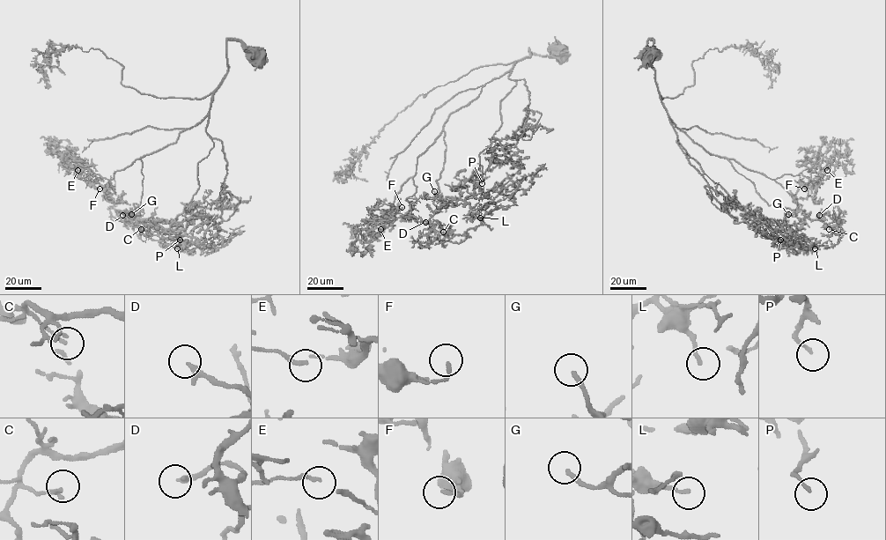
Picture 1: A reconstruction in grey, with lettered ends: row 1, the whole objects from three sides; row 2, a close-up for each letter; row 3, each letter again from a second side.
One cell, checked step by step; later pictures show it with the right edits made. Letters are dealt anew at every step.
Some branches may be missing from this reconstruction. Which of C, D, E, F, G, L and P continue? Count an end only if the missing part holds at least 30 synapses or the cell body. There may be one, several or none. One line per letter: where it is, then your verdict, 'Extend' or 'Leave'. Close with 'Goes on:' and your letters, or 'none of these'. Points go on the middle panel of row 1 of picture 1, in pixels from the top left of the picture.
C: Place: (443, 232). Leave
D: Place: (425, 222). Extend
E: Place: (380, 229). Leave
F: Place: (402, 207). Leave
G: Place: (434, 191). Extend
L: Place: (480, 218). Leave
P: Place: (482, 183). Extend
Goes on: D, G, P

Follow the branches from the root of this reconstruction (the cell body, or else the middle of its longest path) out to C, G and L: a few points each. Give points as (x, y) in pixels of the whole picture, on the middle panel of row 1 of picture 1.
C: (559, 49), (538, 55), (529, 48), (529, 57), (449, 115), (436, 181), (438, 212), (429, 220), (443, 232)
G: (559, 49), (538, 55), (529, 48), (529, 57), (449, 115), (435, 199), (434, 191)
L: (559, 49), (529, 48), (512, 68), (501, 126), (464, 185), (480, 218)

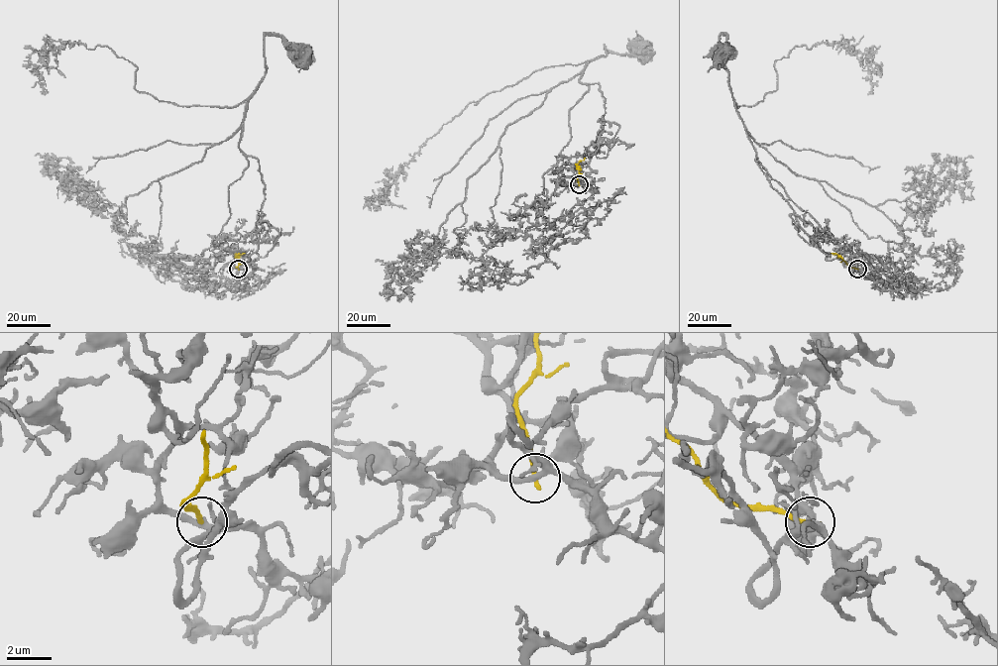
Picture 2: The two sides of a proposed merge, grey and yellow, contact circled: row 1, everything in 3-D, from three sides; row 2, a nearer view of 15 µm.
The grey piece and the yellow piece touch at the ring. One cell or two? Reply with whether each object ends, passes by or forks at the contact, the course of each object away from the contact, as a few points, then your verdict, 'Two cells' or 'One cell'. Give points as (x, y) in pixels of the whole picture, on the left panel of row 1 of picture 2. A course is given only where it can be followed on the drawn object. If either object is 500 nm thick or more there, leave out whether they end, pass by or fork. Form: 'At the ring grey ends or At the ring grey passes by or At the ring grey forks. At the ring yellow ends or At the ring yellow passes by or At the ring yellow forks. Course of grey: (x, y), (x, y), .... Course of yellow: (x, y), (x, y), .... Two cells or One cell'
At the ring grey forks. At the ring yellow ends. Course of grey: (238, 269), (216, 237), (228, 186), (248, 166), (239, 141), (265, 71), (264, 36), (300, 54). Course of yellow: (238, 269), (237, 255), (244, 253). Two cells

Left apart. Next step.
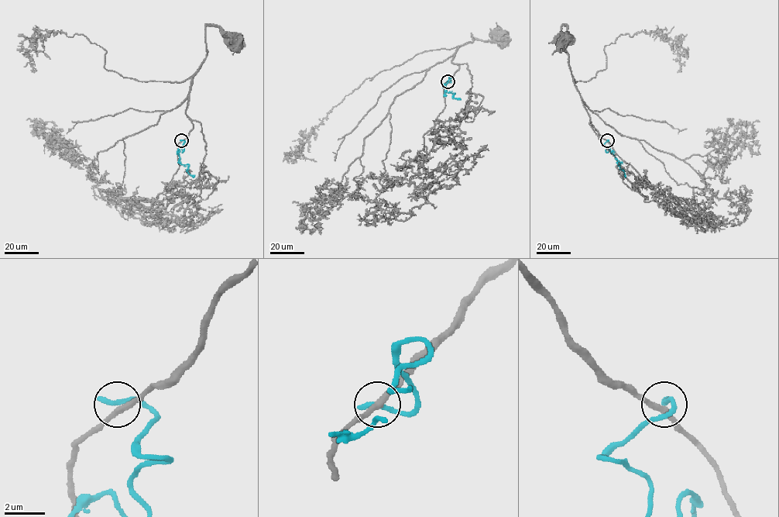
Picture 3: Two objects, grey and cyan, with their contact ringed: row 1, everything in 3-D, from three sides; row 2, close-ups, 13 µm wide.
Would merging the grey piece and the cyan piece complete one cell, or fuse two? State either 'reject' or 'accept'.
reject

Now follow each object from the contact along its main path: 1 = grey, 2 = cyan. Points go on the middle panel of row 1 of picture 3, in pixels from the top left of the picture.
1: (447, 81), (459, 69), (451, 60), (455, 51), (461, 45), (472, 42), (471, 33), (484, 40), (500, 35)
2: (447, 81), (451, 81), (449, 77), (451, 76), (448, 83), (443, 84), (446, 91), (460, 99)

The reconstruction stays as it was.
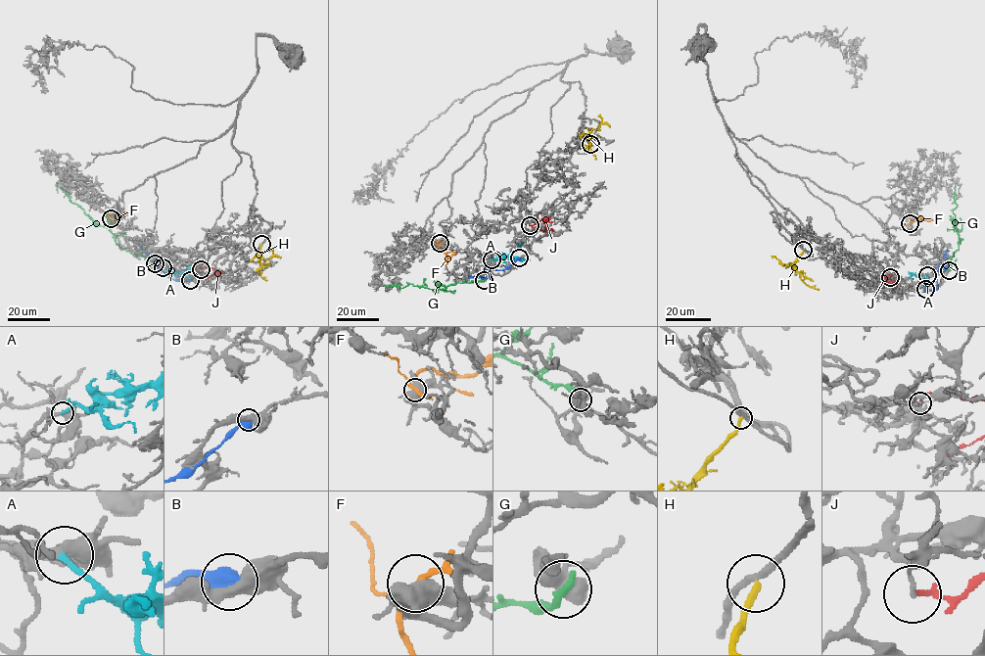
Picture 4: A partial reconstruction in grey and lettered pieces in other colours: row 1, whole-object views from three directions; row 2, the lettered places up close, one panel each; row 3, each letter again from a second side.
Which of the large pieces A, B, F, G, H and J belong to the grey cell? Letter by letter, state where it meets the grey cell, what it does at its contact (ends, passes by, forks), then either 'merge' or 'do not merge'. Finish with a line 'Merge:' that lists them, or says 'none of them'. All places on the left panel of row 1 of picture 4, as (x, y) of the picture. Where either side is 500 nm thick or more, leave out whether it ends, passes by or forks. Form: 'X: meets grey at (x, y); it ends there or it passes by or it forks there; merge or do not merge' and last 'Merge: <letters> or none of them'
A: meets grey at (163, 267); it ends there; merge
B: meets grey at (190, 280); do not merge
F: meets grey at (111, 218); do not merge
G: meets grey at (155, 263); do not merge
H: meets grey at (261, 244); it ends there; do not merge
J: meets grey at (201, 269); it passes by; do not merge
Merge: A

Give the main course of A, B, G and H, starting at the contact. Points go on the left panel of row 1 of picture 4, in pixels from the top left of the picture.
A: (163, 267), (200, 277)
B: (190, 280), (170, 278), (158, 266), (157, 259), (160, 259), (151, 257), (139, 244)
G: (155, 263), (120, 247), (110, 228), (95, 224), (56, 184)
H: (261, 244), (257, 253), (260, 275), (266, 279)

